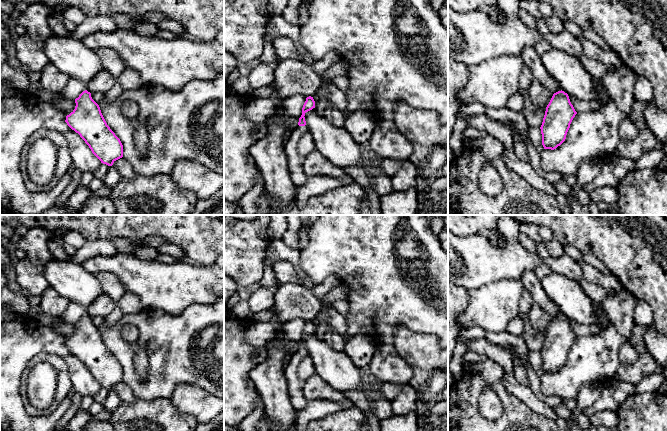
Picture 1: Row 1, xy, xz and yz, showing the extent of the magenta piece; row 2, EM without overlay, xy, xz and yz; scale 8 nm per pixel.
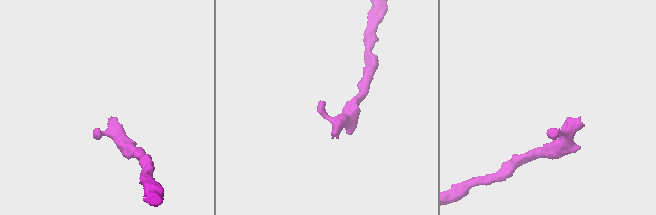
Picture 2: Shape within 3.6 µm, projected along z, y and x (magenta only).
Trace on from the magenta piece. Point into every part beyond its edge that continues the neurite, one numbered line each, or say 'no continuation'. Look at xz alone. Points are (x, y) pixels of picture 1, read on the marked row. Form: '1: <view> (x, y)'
1: xz (300, 143)

